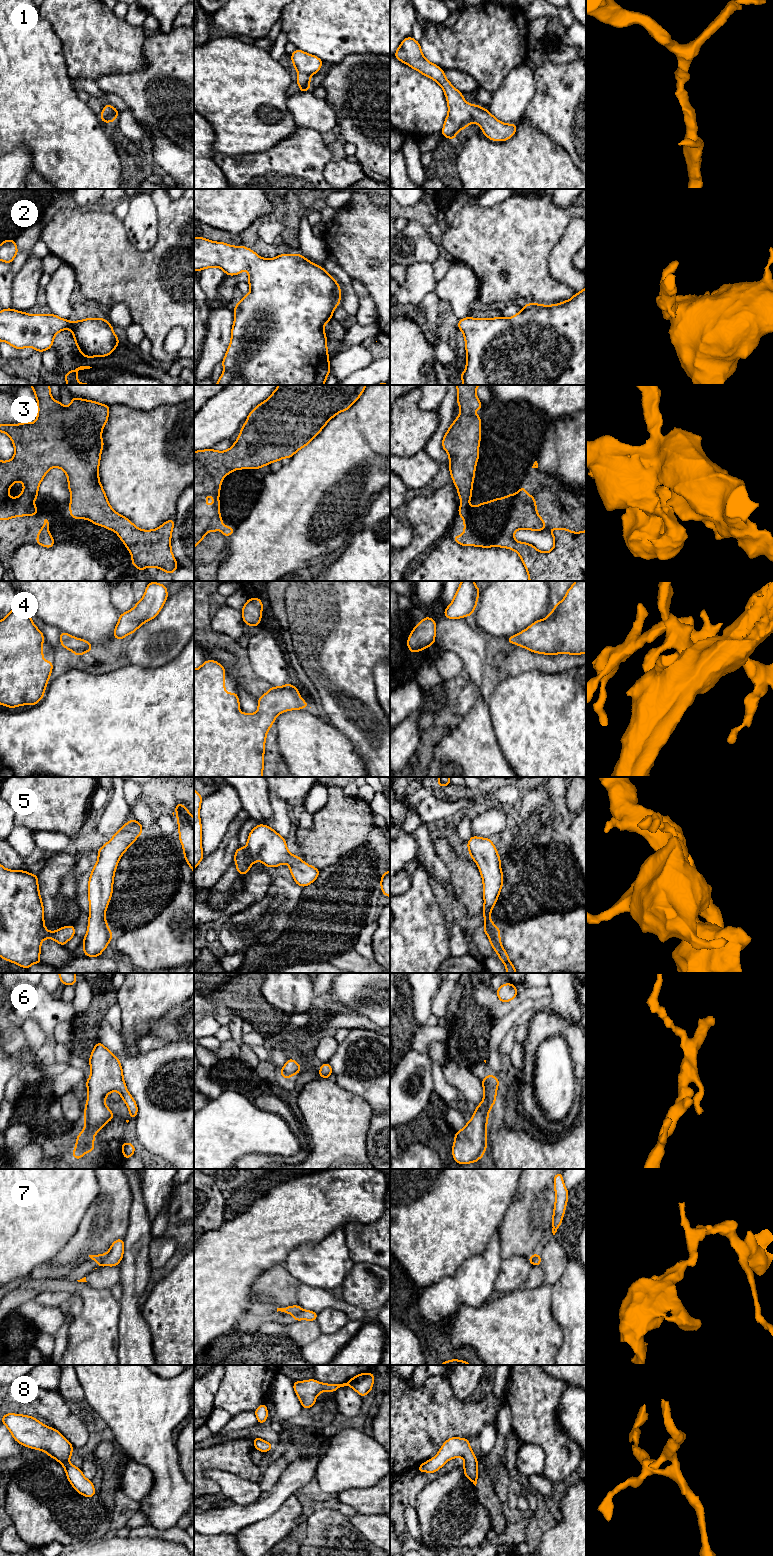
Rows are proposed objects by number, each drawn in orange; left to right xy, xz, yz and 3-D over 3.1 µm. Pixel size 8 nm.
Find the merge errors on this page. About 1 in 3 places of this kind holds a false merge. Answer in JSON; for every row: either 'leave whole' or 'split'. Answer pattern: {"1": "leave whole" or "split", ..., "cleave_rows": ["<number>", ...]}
{"1": "leave whole", "2": "leave whole", "3": "leave whole", "4": "leave whole", "5": "leave whole", "6": "leave whole", "7": "split", "8": "leave whole", "cleave_rows": ["7"]}

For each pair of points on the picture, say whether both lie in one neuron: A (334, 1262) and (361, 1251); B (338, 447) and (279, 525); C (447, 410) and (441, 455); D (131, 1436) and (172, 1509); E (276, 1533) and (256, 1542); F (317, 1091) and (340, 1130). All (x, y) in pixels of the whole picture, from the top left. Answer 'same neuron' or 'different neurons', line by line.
A: different neurons
B: same neuron
C: same neuron
D: same neuron
E: same neuron
F: same neuron

